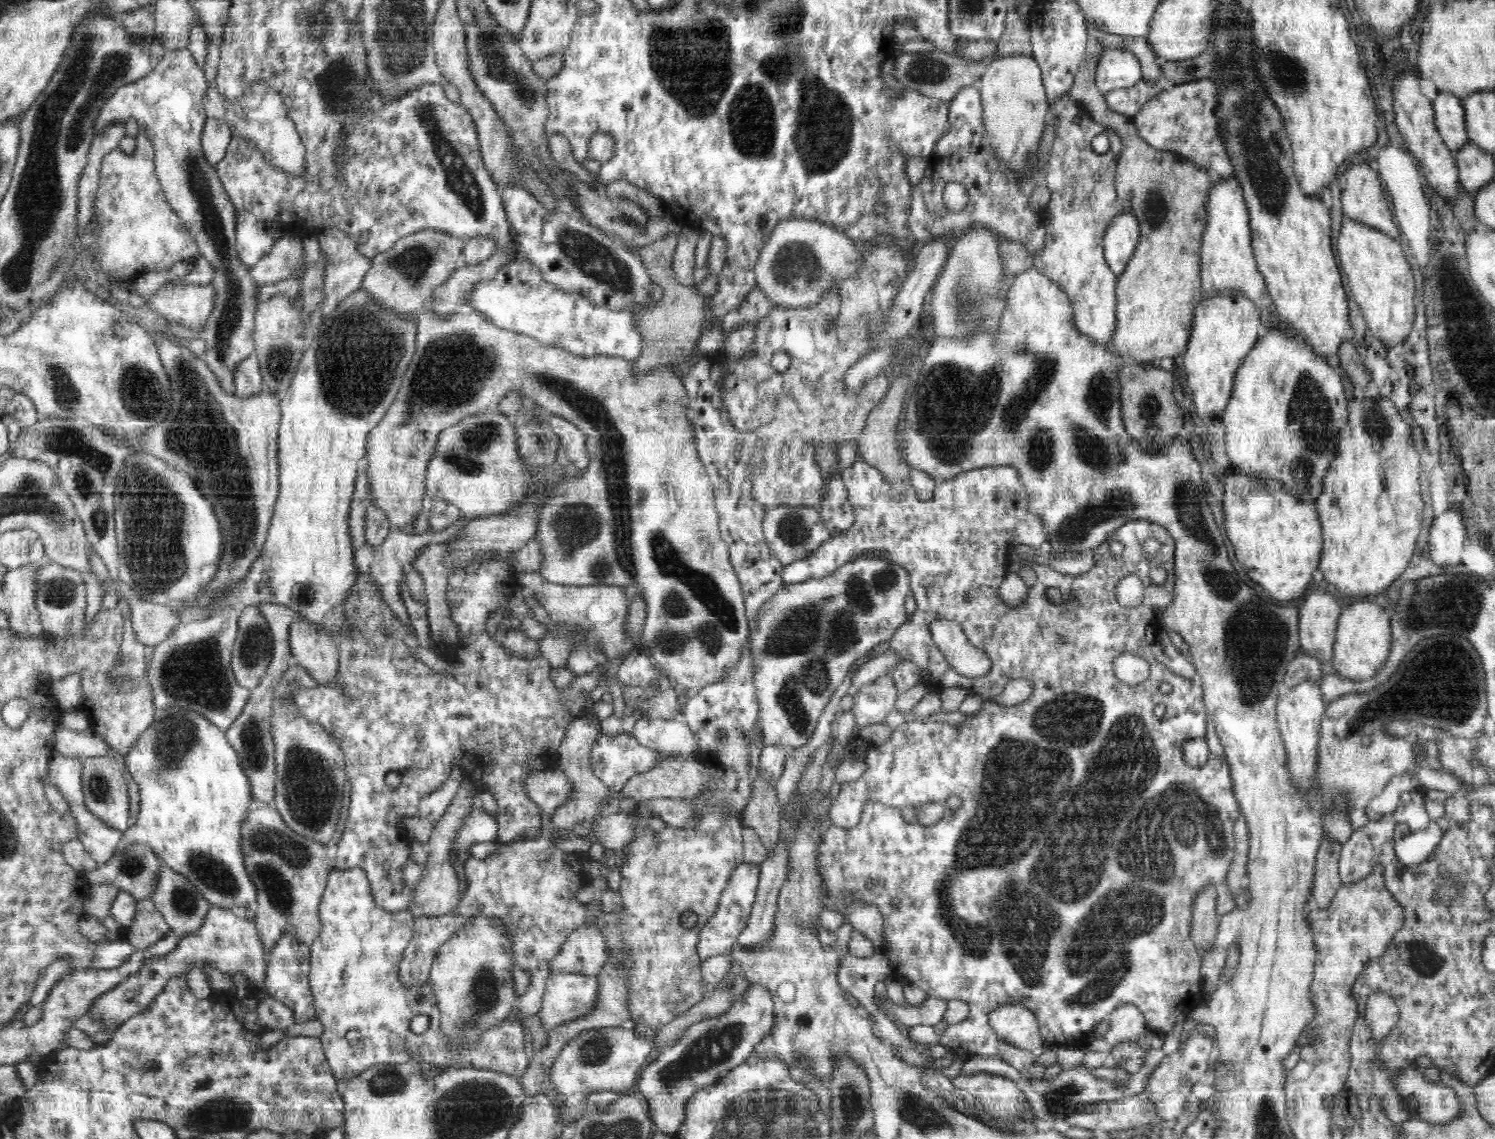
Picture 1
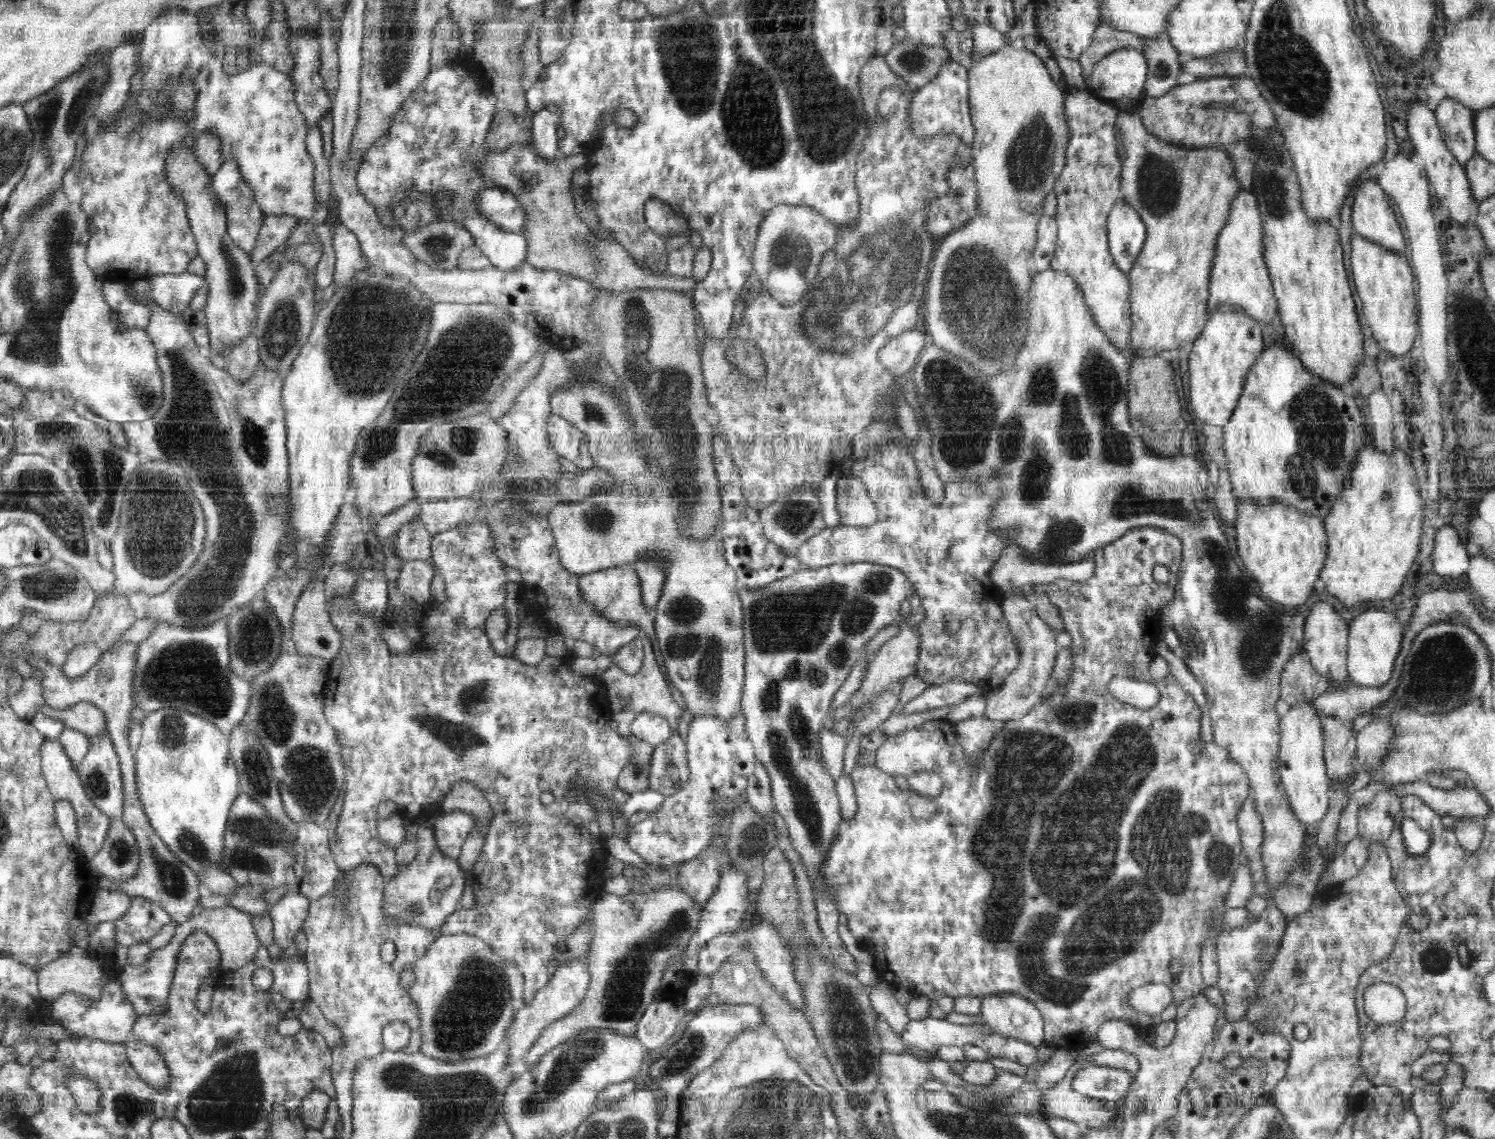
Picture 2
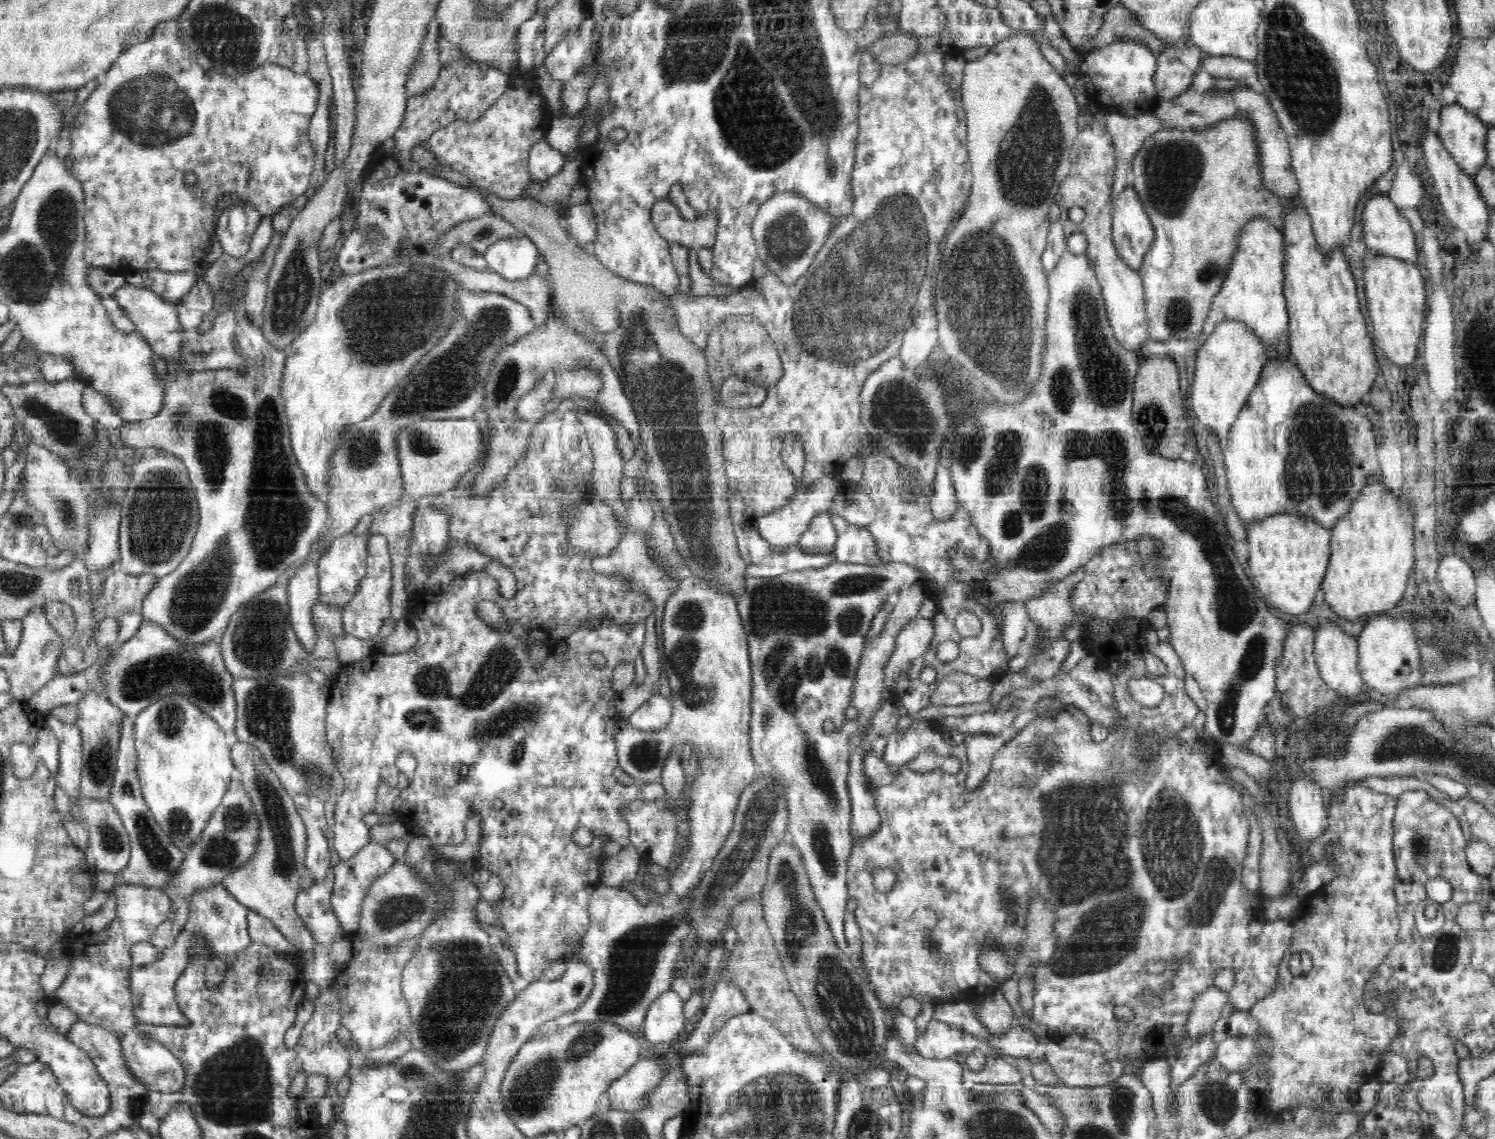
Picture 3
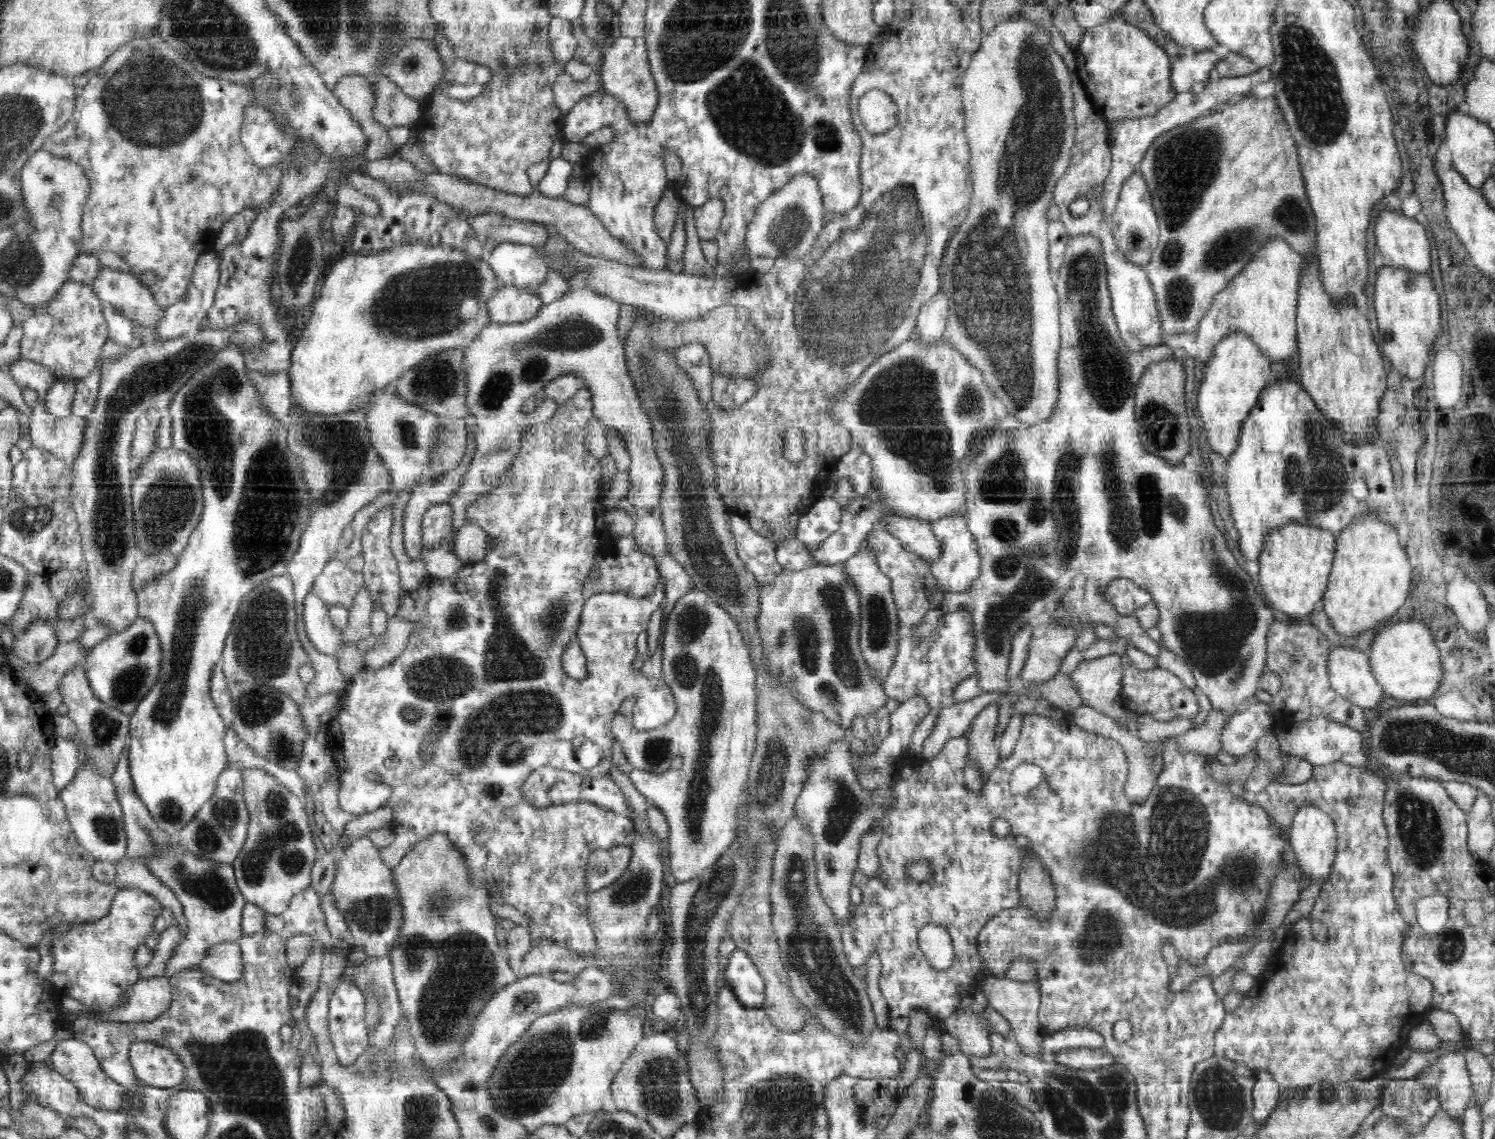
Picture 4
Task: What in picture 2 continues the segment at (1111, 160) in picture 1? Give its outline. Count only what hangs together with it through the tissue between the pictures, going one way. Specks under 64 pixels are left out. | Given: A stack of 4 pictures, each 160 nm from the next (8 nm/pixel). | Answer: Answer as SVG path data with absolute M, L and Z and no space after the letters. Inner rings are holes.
M1068 87L1063 100L1063 117L1069 128L1069 141L1065 148L1063 171L1056 177L1053 191L1057 196L1057 209L1053 219L1058 225L1057 245L1050 261L1050 269L1069 274L1083 292L1086 306L1093 321L1116 348L1124 349L1130 340L1132 321L1129 311L1129 275L1122 272L1109 251L1107 218L1112 207L1120 200L1122 162L1116 151L1114 125L1116 108L1111 102L1100 100L1089 90L1080 92Z

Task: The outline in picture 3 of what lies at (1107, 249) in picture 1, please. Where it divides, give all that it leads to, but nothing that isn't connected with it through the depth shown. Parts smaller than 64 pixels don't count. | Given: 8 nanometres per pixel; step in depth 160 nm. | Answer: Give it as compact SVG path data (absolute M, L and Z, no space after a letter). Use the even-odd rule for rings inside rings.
M1128 186L1113 197L1112 235L1119 257L1137 270L1154 240L1154 227L1137 192Z

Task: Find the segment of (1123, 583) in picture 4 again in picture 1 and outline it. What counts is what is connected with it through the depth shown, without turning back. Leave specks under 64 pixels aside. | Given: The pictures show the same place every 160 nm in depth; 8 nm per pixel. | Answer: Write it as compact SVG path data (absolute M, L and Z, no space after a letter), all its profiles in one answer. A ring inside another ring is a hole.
M860 459L854 462L850 468L844 469L838 476L843 479L846 485L848 501L852 503L852 509L855 512L854 524L850 530L842 532L840 536L832 536L818 550L814 550L810 556L806 556L804 560L796 560L796 563L784 567L784 572L782 572L783 586L825 578L838 570L840 566L862 555L884 555L886 559L902 566L909 573L911 592L917 604L915 613L912 614L910 620L903 622L892 635L892 638L889 638L889 649L893 650L901 660L912 661L925 669L925 673L921 677L925 686L934 690L943 687L969 689L980 696L983 706L976 714L965 716L963 725L956 724L954 716L940 717L935 720L914 719L905 722L892 731L886 742L869 747L864 758L864 762L867 764L864 773L858 780L842 784L838 797L831 804L829 813L833 824L822 834L822 842L818 846L818 871L822 875L825 909L841 912L847 923L846 901L852 899L852 901L864 901L878 906L882 912L884 935L886 935L885 945L880 946L880 955L889 959L889 968L892 967L893 960L896 960L897 967L894 968L894 977L908 982L910 985L920 987L931 997L944 1000L963 1000L969 1004L968 1018L956 1025L948 1025L942 1034L936 1033L934 1027L923 1024L908 1027L906 1034L919 1044L941 1045L948 1047L949 1050L968 1051L974 1053L975 1056L1000 1057L1004 1062L1025 1074L1036 1063L1036 1059L1028 1050L1023 1050L1000 1038L992 1029L988 1022L988 1014L996 1006L1023 1004L1037 1017L1040 1036L1048 1044L1061 1044L1062 1046L1076 1044L1078 1038L1091 1032L1095 1024L1106 1020L1107 1016L1121 1004L1136 1005L1146 1019L1146 1026L1149 1030L1168 1035L1172 1030L1180 1028L1183 1018L1199 1005L1198 990L1203 984L1200 973L1202 956L1197 953L1197 948L1192 943L1191 938L1193 902L1195 895L1205 886L1222 886L1224 884L1235 853L1234 822L1240 816L1241 810L1232 792L1230 769L1225 757L1220 760L1210 754L1208 762L1199 767L1190 766L1184 761L1182 744L1188 740L1194 740L1194 738L1202 740L1206 736L1208 715L1203 706L1202 689L1194 681L1170 671L1155 655L1158 640L1152 633L1157 626L1157 618L1153 610L1163 609L1173 601L1176 579L1176 575L1174 575L1175 540L1159 524L1147 520L1128 520L1127 523L1120 525L1120 528L1112 532L1108 540L1092 549L1096 564L1084 574L1076 576L1062 574L1055 572L1045 564L1032 562L1030 568L1038 575L1038 579L1028 589L1025 601L1021 605L1010 607L1000 598L1000 584L1008 574L1007 558L1011 542L1026 544L1034 548L1040 547L1044 553L1048 553L1048 556L1053 555L1050 552L1049 544L1046 542L1047 534L1044 531L1044 521L1029 511L1026 487L1024 487L1022 477L1016 468L1012 466L986 467L961 473L946 482L937 483L933 497L925 501L920 500L916 488L910 482L888 484L880 471ZM1148 538L1155 538L1161 544L1160 550L1151 561L1144 557L1142 550L1142 545ZM1115 540L1124 545L1123 551L1117 559L1110 553L1109 542ZM1155 567L1163 568L1168 573L1168 579L1164 584L1154 584L1150 580L1150 570ZM1130 574L1138 576L1144 583L1144 600L1142 600L1140 609L1124 608L1116 600L1115 586L1117 582L1126 576L1130 576ZM1050 588L1060 590L1062 598L1060 604L1054 604L1048 600L1046 592ZM1070 592L1073 592L1079 600L1079 607L1075 611L1066 609L1070 600ZM940 619L952 620L960 624L972 646L983 650L988 655L991 660L991 667L986 674L968 678L952 670L942 651L933 643L933 638L930 638L929 624ZM1126 651L1147 660L1151 664L1150 676L1144 682L1131 685L1124 684L1115 675L1113 660ZM1018 678L1029 680L1033 684L1029 703L1020 706L999 706L994 696L1002 694L1002 690L1008 681ZM1160 684L1171 684L1172 690L1161 692ZM1156 706L1164 706L1166 712L1161 718L1154 714ZM1050 784L1060 784L1060 786L1050 786ZM1062 784L1070 784L1070 786L1062 786ZM926 802L939 802L944 807L944 818L938 820L936 826L928 828L928 826L922 826L918 823L912 824L904 821L900 814L904 808L908 808L908 806L912 808L913 806L916 809L920 804L926 804ZM1034 846L1040 846L1040 850L1036 850ZM994 848L998 848L998 850L994 850ZM1026 854L1028 854L1028 862L1020 864L1020 858ZM1040 860L1044 864L1038 864ZM1002 864L1016 864L1016 866L1002 866ZM1054 892L1058 892L1058 894L1054 894ZM1034 896L1038 896L1038 898L1034 898ZM1042 898L1050 900L1050 904L1046 906L1046 912L1054 914L1054 916L1018 916L1024 912L1028 914L1036 902L1042 902Z

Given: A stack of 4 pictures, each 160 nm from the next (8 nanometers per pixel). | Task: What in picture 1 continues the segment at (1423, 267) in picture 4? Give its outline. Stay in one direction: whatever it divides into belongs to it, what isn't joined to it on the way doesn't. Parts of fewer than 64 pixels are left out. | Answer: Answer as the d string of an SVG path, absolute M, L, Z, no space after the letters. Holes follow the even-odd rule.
M1366 163L1353 164L1347 168L1342 178L1345 181L1341 192L1341 207L1345 218L1366 223L1366 225L1390 236L1393 240L1398 240L1400 230L1394 223L1394 217L1390 213L1388 200L1386 200L1386 193L1382 190L1382 184L1374 166Z

